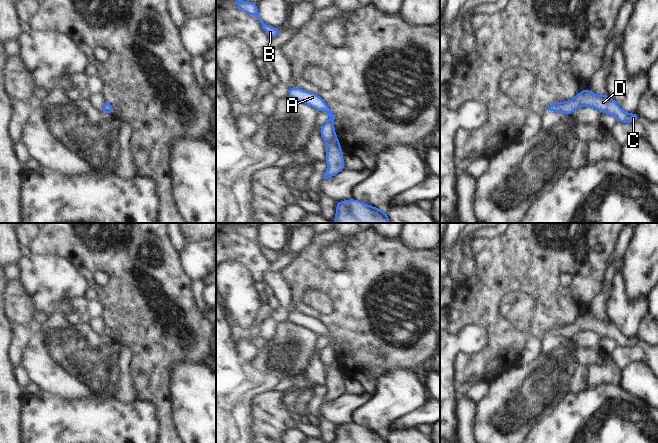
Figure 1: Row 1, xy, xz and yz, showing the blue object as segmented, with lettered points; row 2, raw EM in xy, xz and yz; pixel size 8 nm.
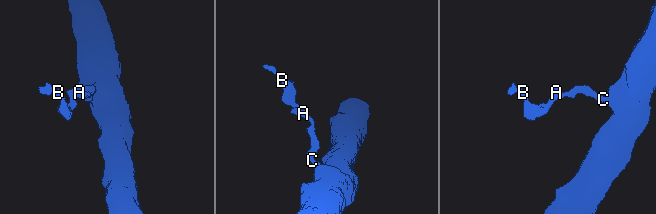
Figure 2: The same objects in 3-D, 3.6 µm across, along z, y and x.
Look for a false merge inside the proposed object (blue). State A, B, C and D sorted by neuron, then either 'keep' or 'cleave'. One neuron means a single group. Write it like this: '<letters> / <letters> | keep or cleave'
A B C D | keep

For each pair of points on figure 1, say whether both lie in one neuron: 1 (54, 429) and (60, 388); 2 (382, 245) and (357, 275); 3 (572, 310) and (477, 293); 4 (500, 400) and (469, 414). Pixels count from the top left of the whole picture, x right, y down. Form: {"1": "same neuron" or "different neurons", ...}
{"1": "different neurons", "2": "same neuron", "3": "same neuron", "4": "different neurons"}

